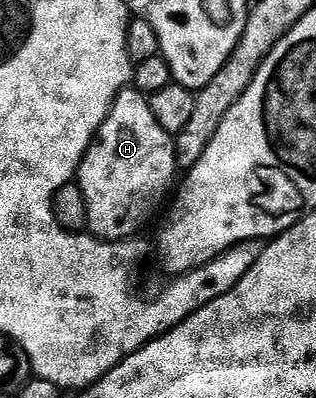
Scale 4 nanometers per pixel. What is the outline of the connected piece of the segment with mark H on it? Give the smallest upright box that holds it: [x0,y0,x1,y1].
[77,87,179,242]

